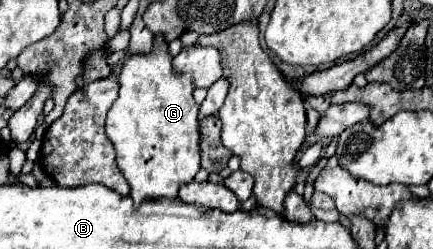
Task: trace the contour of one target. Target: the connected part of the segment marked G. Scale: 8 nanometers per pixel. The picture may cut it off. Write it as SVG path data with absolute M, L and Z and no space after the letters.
M163 35L153 37L153 49L149 53L127 55L119 73L119 97L107 113L107 137L115 145L117 165L131 185L135 205L159 197L175 199L179 187L193 181L199 171L199 105L193 99L193 77L189 73L175 73L171 61L173 55Z

